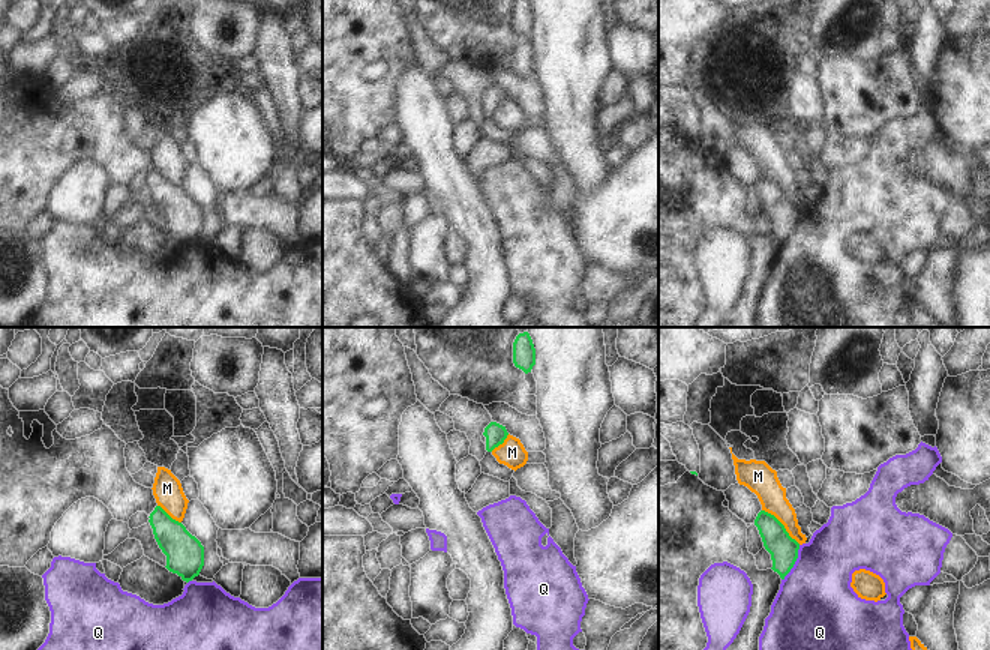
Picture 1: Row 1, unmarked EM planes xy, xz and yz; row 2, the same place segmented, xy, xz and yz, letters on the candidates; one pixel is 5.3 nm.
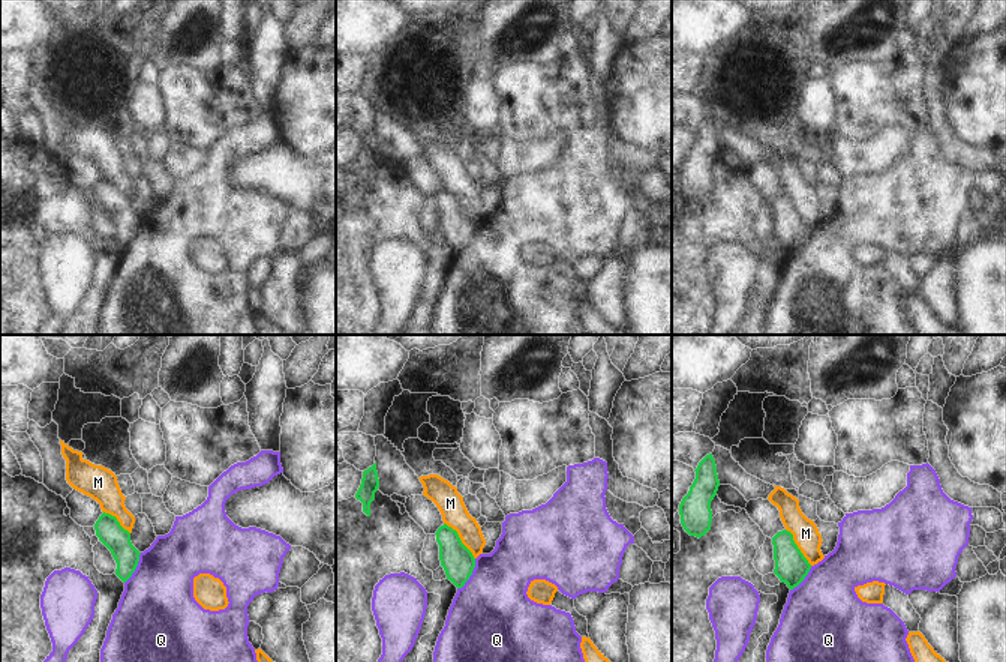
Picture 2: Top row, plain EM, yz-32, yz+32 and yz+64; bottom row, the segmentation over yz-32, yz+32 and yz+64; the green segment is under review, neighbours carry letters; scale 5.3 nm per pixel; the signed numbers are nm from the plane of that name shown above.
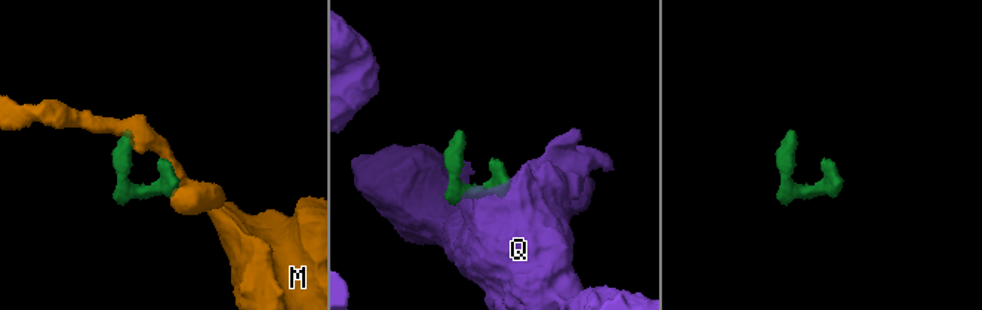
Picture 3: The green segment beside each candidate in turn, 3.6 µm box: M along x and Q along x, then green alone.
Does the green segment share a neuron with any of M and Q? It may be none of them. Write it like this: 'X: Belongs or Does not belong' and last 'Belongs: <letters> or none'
M: Does not belong
Q: Does not belong
Belongs: none

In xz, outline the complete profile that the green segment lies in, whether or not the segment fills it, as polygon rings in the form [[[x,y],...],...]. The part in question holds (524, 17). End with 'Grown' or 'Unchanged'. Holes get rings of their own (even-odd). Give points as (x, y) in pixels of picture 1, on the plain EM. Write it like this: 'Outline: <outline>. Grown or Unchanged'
Outline: [[[516,0],[513,6],[513,27],[525,38],[536,29],[536,12],[531,0]]]. Unchanged

